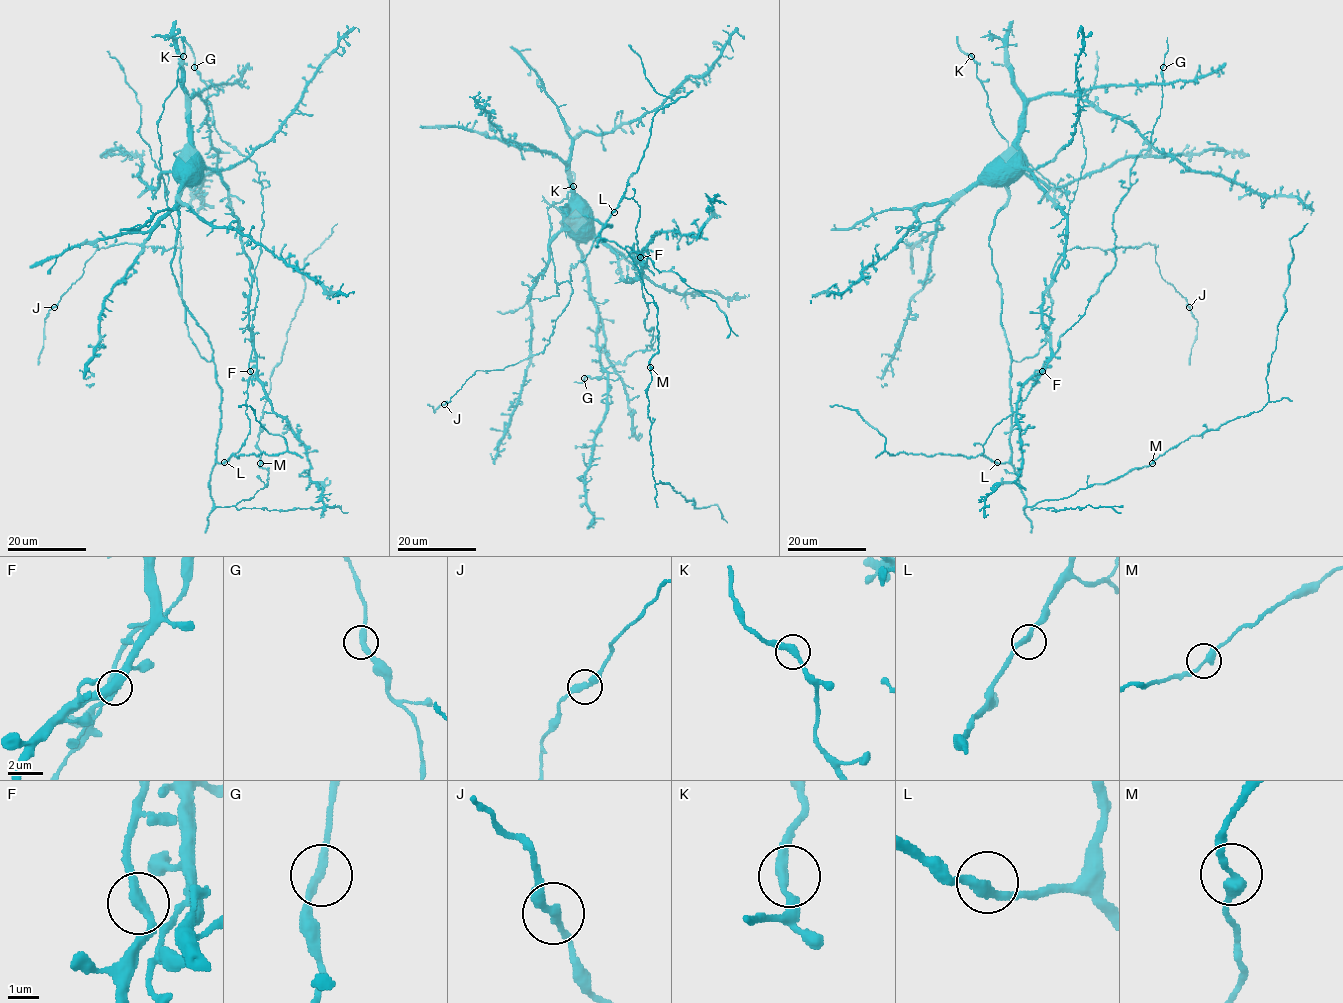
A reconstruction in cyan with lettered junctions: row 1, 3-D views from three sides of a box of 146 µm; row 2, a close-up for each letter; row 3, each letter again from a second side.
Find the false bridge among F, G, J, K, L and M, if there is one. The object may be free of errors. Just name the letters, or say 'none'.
none

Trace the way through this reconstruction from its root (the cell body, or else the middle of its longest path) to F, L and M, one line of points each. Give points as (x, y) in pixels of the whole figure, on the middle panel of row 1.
F: (583, 226), (588, 226), (616, 255), (619, 271), (627, 281), (639, 276), (638, 257), (645, 265), (640, 257)
L: (583, 226), (586, 220), (569, 222), (565, 204), (561, 208), (569, 216), (589, 216), (607, 227), (614, 212)
M: (583, 226), (565, 204), (610, 226), (600, 238), (626, 251), (653, 299), (650, 366)

